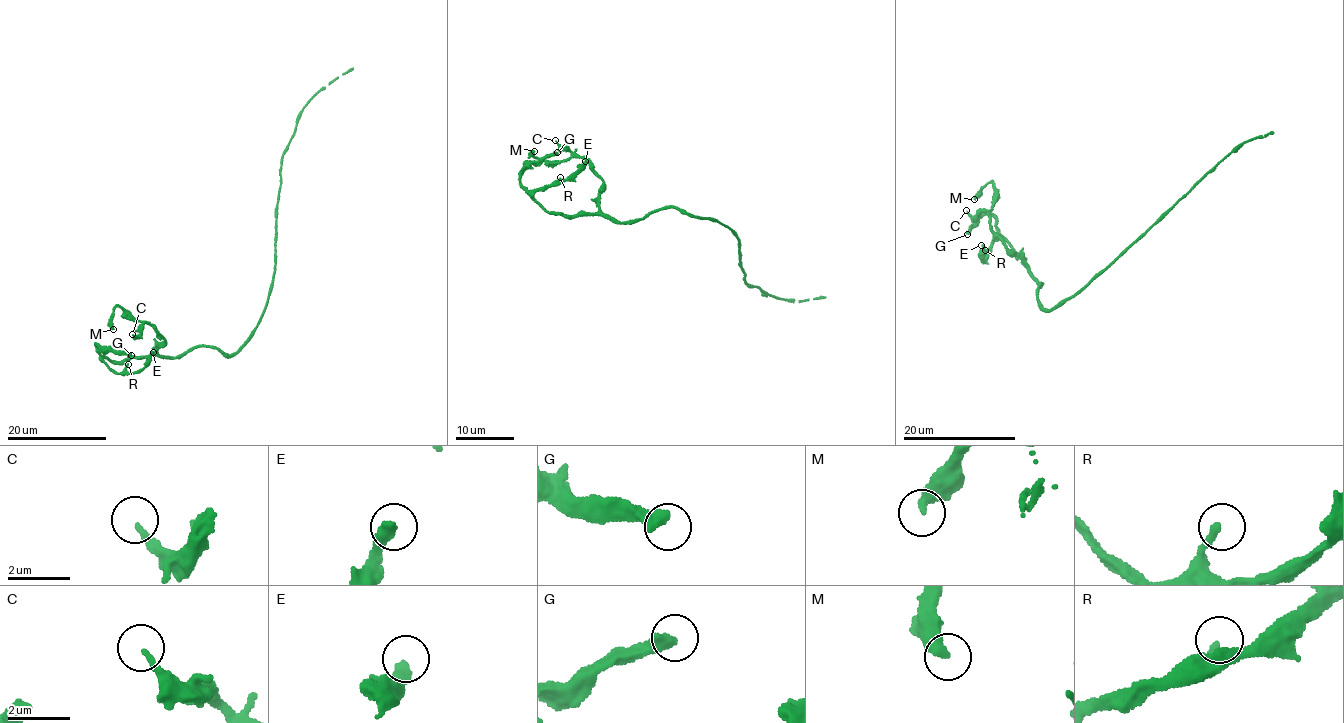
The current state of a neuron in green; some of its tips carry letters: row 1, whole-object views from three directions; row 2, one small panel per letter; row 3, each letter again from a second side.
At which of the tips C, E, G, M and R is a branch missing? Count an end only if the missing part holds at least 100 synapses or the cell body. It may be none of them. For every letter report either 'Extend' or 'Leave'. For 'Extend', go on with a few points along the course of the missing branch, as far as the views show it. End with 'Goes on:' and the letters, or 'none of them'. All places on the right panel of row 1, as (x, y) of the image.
C: Leave
E: Leave
G: Leave
M: Leave
R: Leave
Goes on: none of them

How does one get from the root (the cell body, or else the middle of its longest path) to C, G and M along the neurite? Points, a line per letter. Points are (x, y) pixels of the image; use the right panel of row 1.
C: (1084, 288), (1044, 308), (1037, 293), (1041, 282), (992, 229), (989, 215), (984, 210), (973, 217), (966, 210)
G: (1084, 288), (1044, 308), (1037, 293), (1041, 282), (998, 231), (994, 218), (986, 214), (975, 218), (967, 234)
M: (1084, 288), (1044, 308), (1037, 293), (1041, 282), (992, 229), (992, 181), (974, 199)

